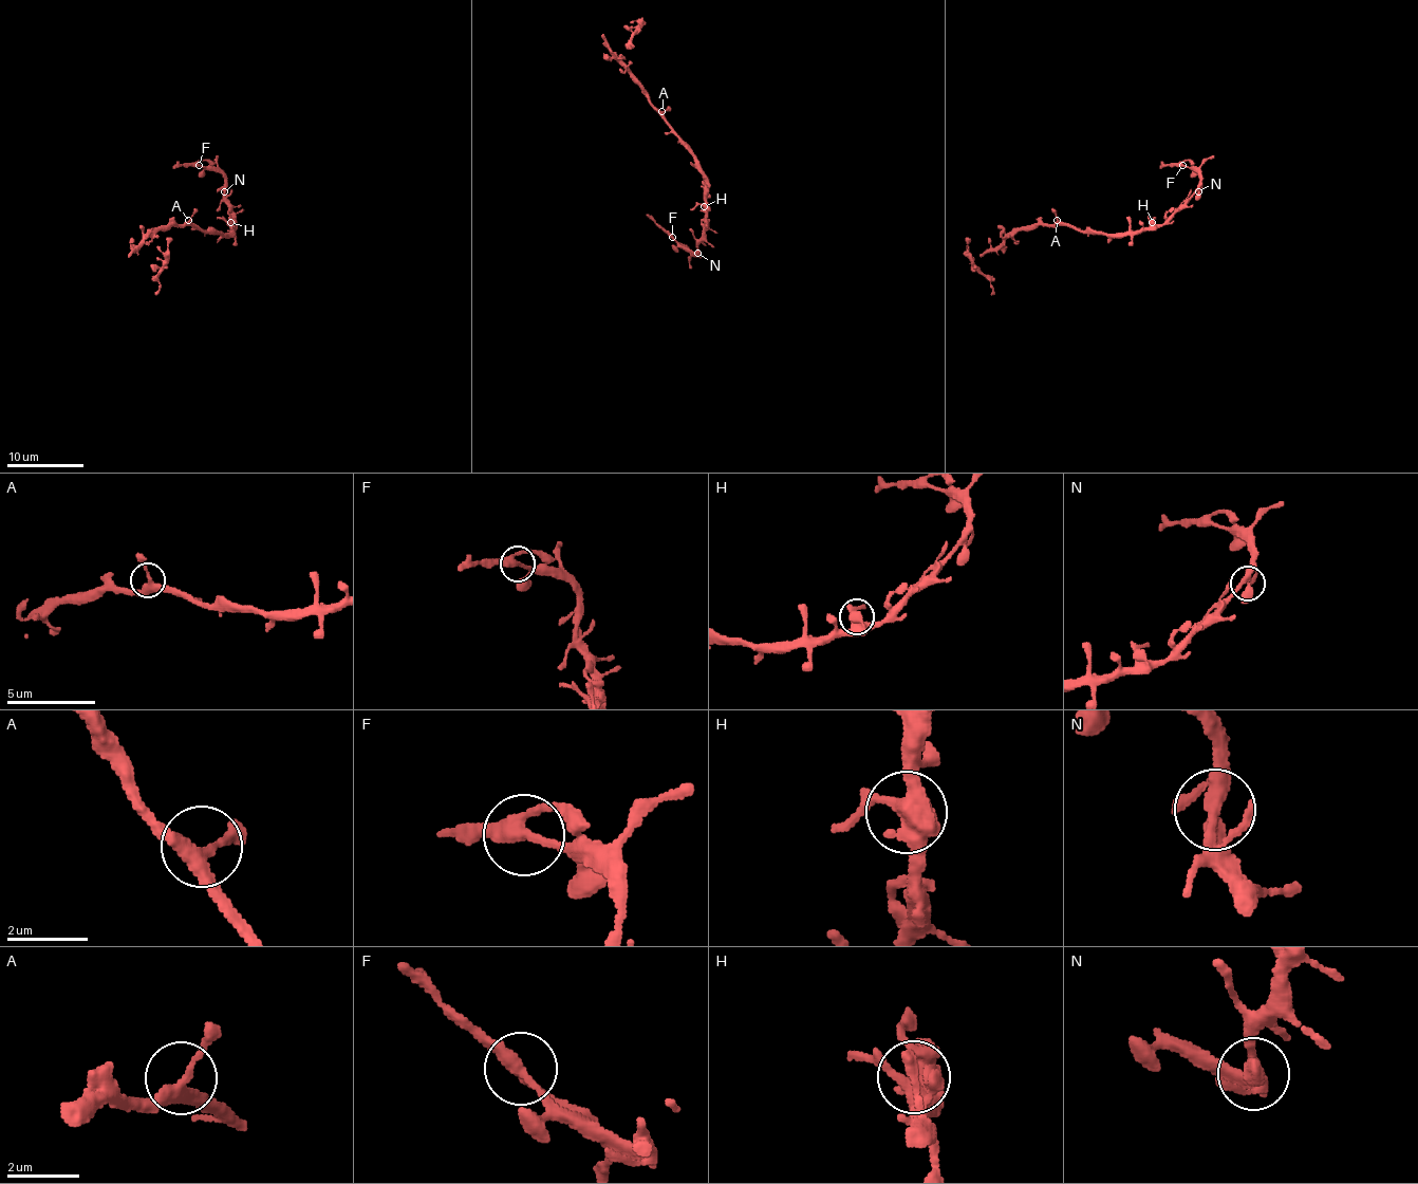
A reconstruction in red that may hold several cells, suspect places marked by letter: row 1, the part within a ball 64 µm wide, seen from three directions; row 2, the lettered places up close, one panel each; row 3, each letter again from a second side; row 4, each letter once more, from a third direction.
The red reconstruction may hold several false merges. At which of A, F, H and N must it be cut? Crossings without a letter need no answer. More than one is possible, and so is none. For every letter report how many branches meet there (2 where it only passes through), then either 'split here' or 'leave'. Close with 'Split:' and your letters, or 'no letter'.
A: branches 3; leave
F: branches 3; leave
H: branches 4; leave
N: branches 3; leave
Split: no letter

